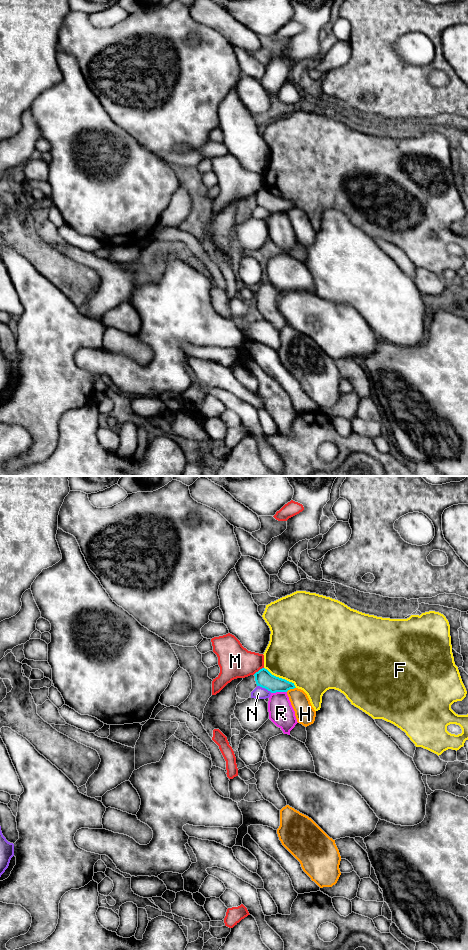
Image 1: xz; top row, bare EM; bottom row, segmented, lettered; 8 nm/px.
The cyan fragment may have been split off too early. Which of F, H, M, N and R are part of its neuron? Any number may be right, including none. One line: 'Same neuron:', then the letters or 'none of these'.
Same neuron: none of these

